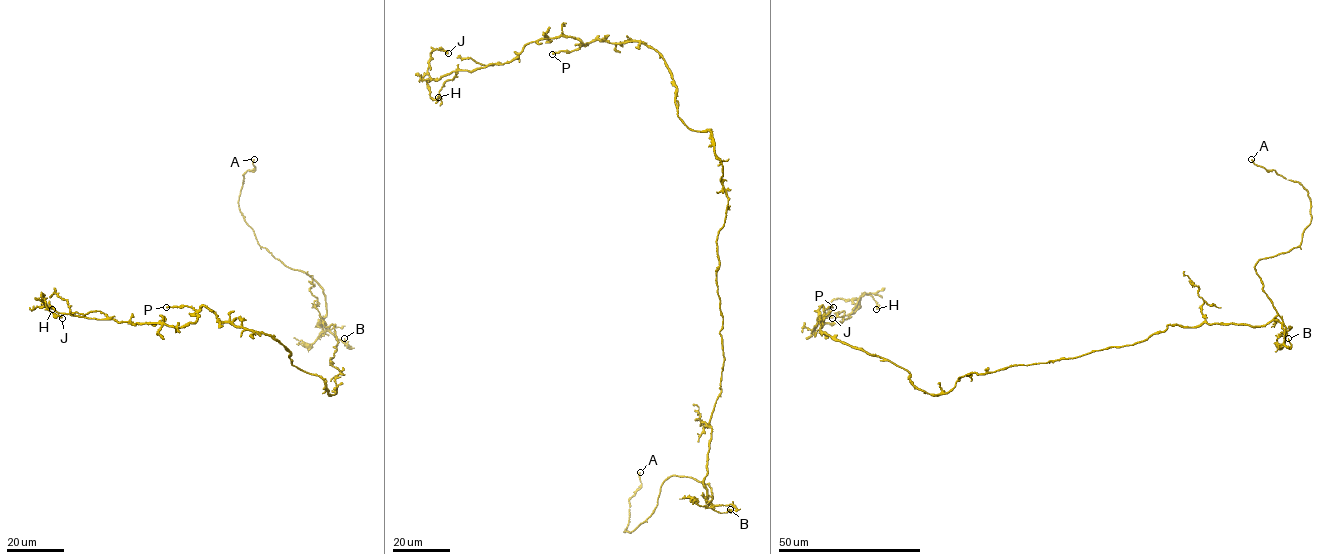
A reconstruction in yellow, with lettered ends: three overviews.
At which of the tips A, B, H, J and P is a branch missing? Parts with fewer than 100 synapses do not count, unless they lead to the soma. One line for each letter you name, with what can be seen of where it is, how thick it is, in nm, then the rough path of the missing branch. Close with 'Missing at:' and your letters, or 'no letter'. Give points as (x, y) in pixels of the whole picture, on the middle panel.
A: place (640, 472); calibre 300 nm
Missing at: A

